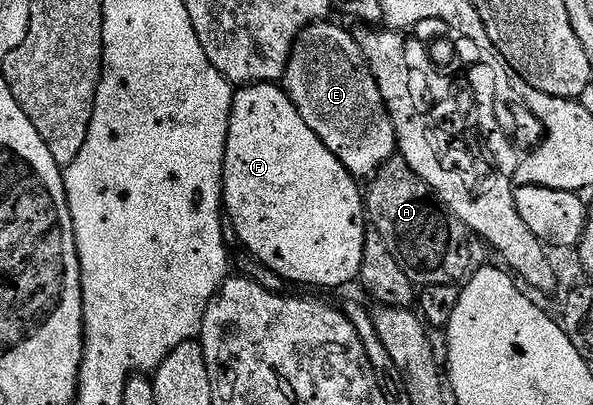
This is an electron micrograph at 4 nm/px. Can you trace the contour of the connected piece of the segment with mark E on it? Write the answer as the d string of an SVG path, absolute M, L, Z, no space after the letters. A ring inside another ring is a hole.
M332 20L315 22L297 36L288 57L282 86L288 99L298 108L302 120L306 120L310 132L314 132L318 140L322 140L322 144L326 144L326 148L334 152L338 160L342 160L342 164L353 178L371 179L384 167L384 163L397 157L398 147L394 124L391 123L390 112L383 102L382 94L371 74L367 60L364 59L355 37L349 32L347 34L342 27L335 26Z

